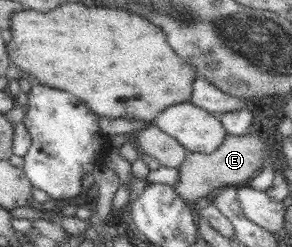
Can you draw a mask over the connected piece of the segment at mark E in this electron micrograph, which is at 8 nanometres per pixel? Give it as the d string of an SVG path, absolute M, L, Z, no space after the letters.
M226 134L222 143L208 155L188 152L184 161L177 167L178 180L172 188L186 203L194 203L198 197L209 199L218 189L244 183L252 177L254 171L270 164L271 160L274 159L271 148L268 147L268 144L264 144L264 138L256 137L256 135Z

